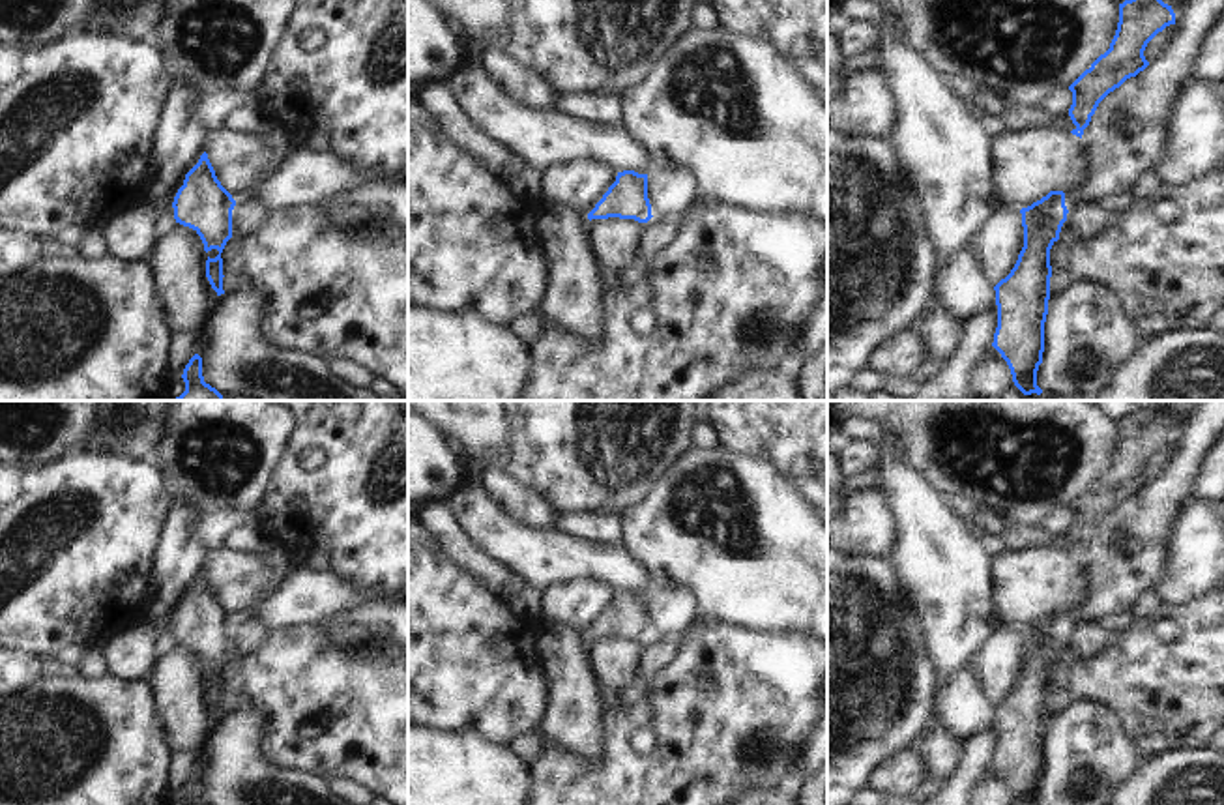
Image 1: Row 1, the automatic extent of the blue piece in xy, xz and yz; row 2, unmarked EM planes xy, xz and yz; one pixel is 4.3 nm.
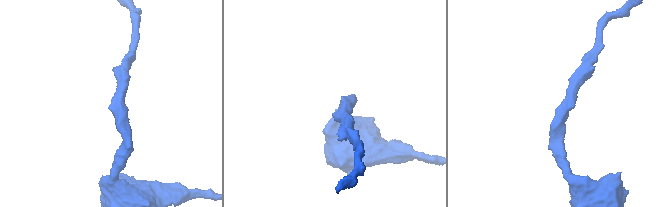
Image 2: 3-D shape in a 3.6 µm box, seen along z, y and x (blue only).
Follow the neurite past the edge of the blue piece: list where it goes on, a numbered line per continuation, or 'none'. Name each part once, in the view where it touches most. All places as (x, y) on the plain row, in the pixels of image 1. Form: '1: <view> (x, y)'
none

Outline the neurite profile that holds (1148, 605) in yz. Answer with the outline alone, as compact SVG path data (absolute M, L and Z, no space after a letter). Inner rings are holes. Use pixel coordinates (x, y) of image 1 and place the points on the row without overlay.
M1149 590L1134 605L1132 614L1134 614L1136 620L1144 620L1147 616L1157 614L1160 605L1162 605L1162 599L1158 597L1158 593L1155 590Z

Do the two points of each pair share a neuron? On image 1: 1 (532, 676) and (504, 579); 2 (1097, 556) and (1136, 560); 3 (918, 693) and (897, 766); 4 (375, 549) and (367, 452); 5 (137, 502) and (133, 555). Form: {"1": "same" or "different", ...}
{"1": "different", "2": "same", "3": "different", "4": "same", "5": "same"}

